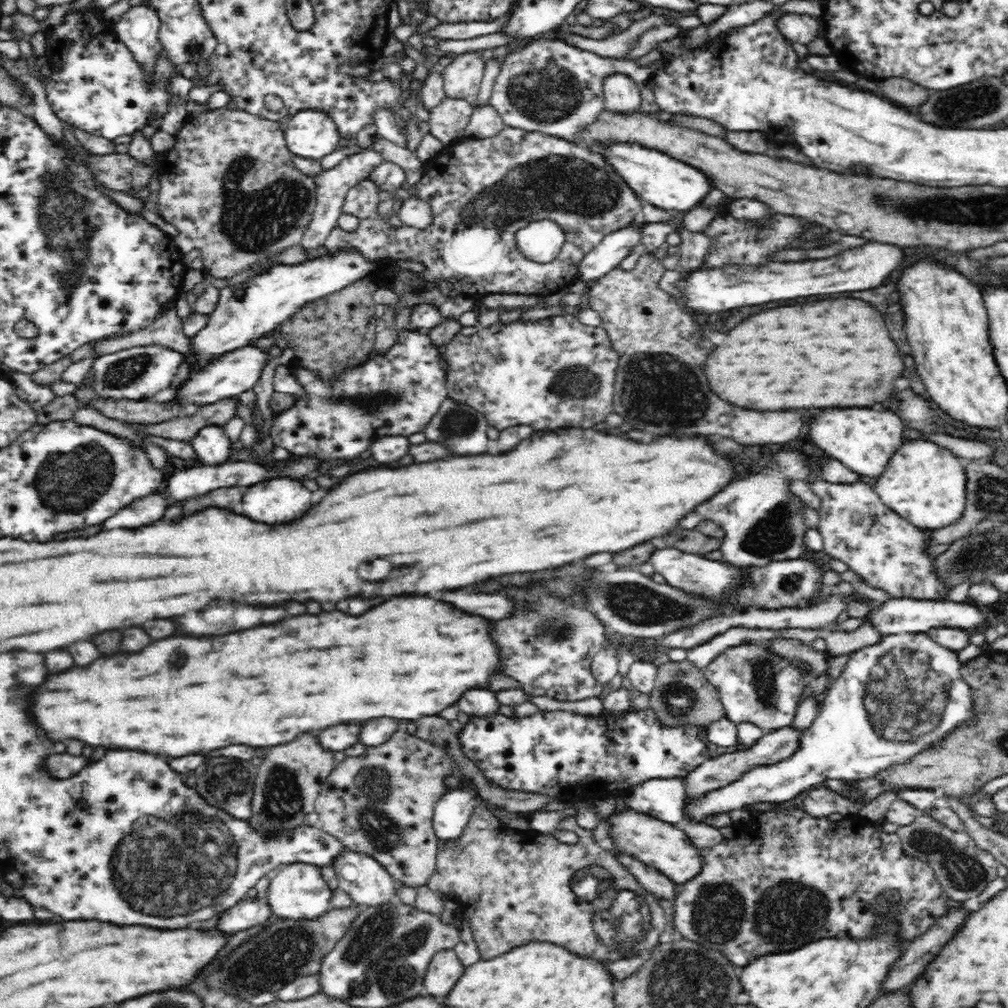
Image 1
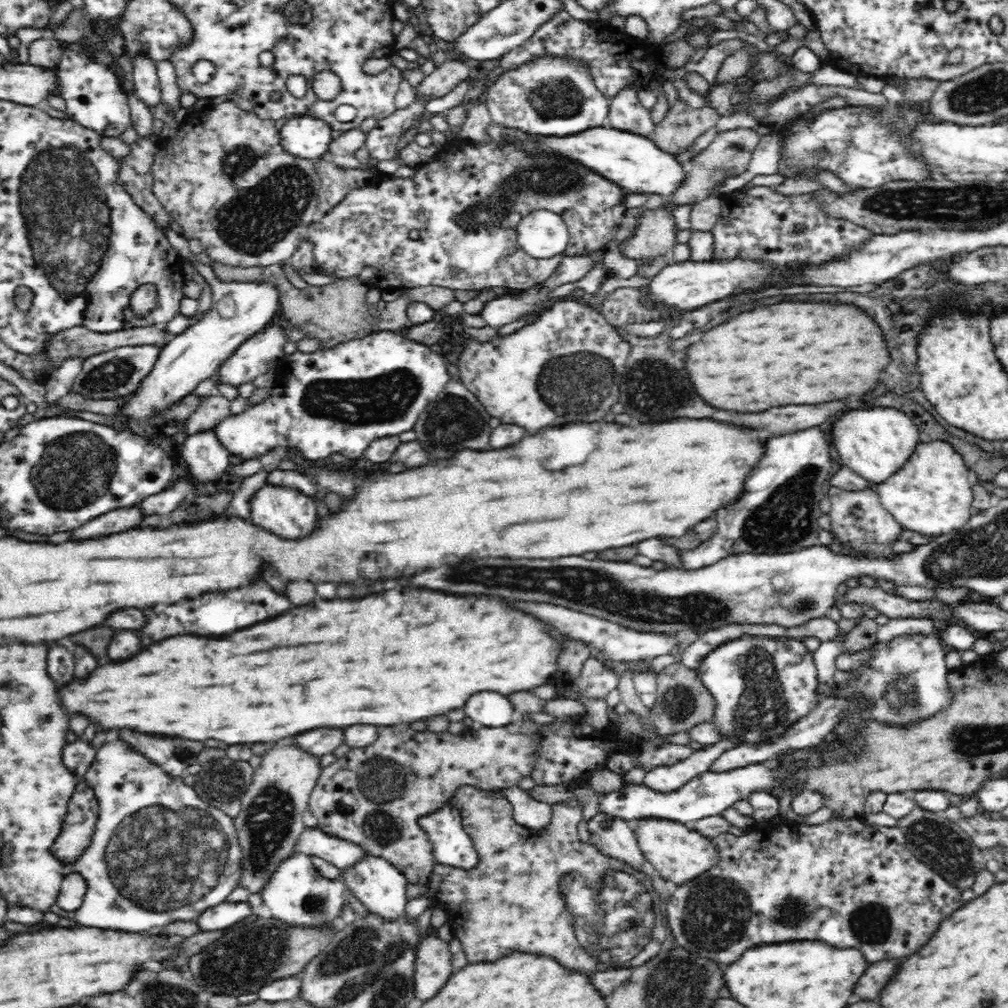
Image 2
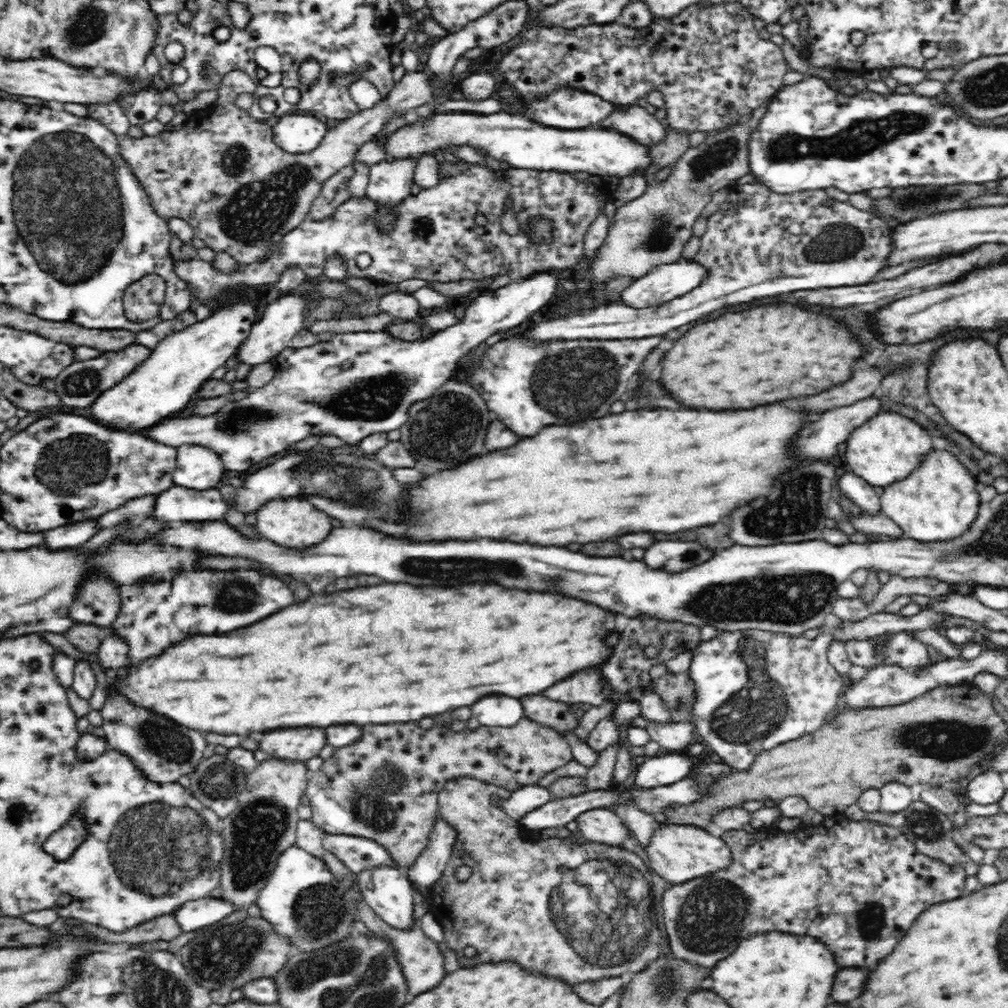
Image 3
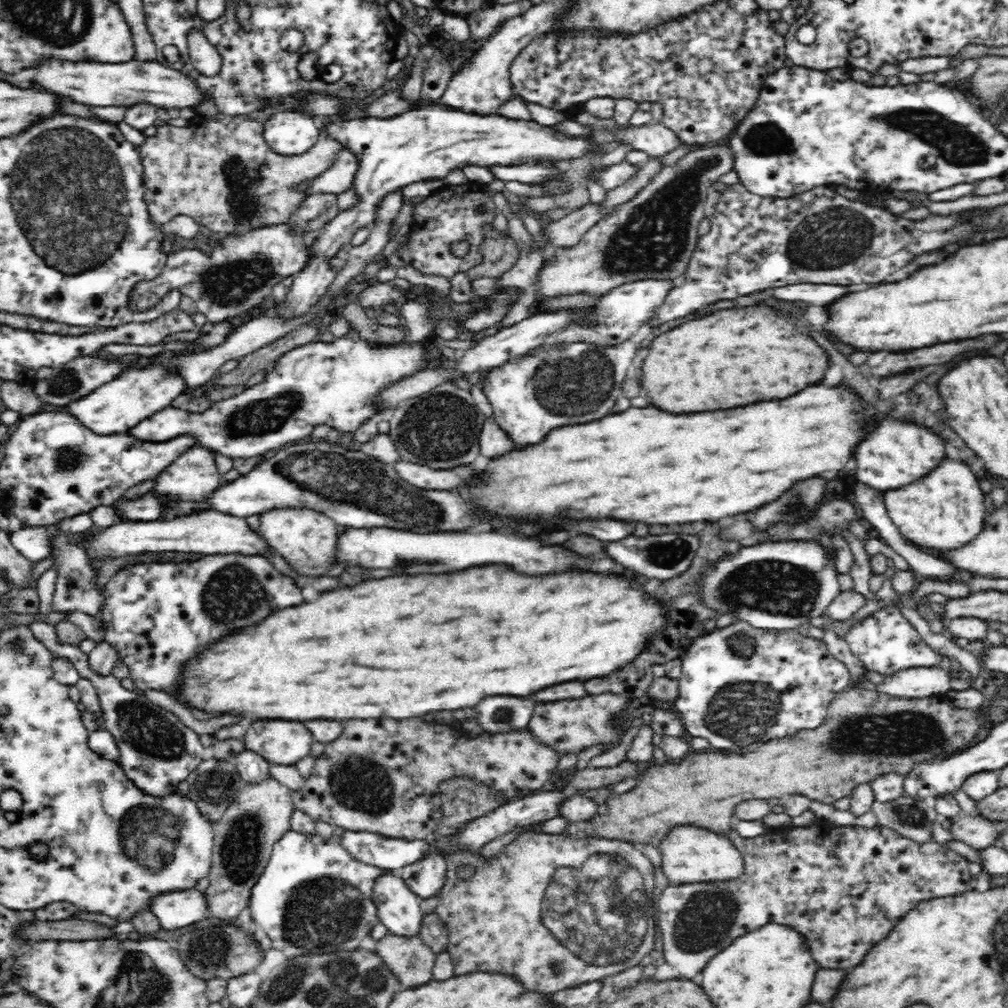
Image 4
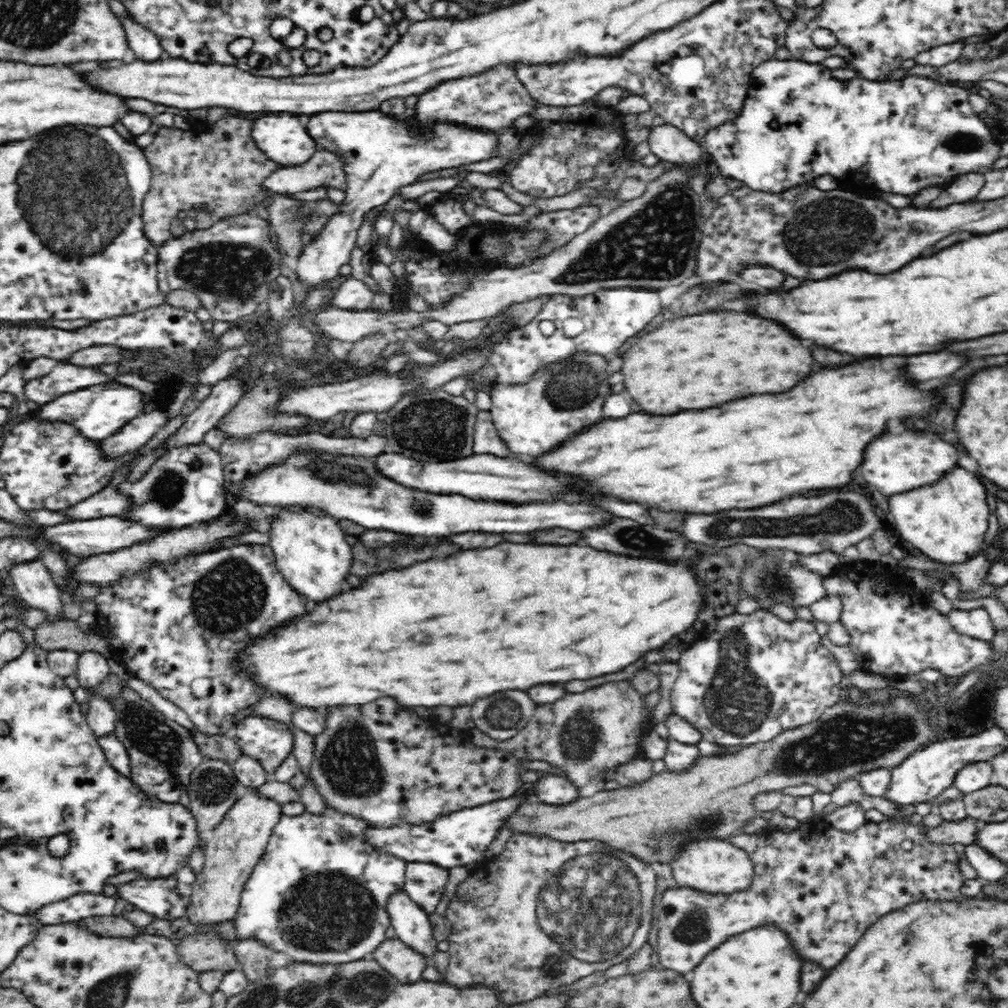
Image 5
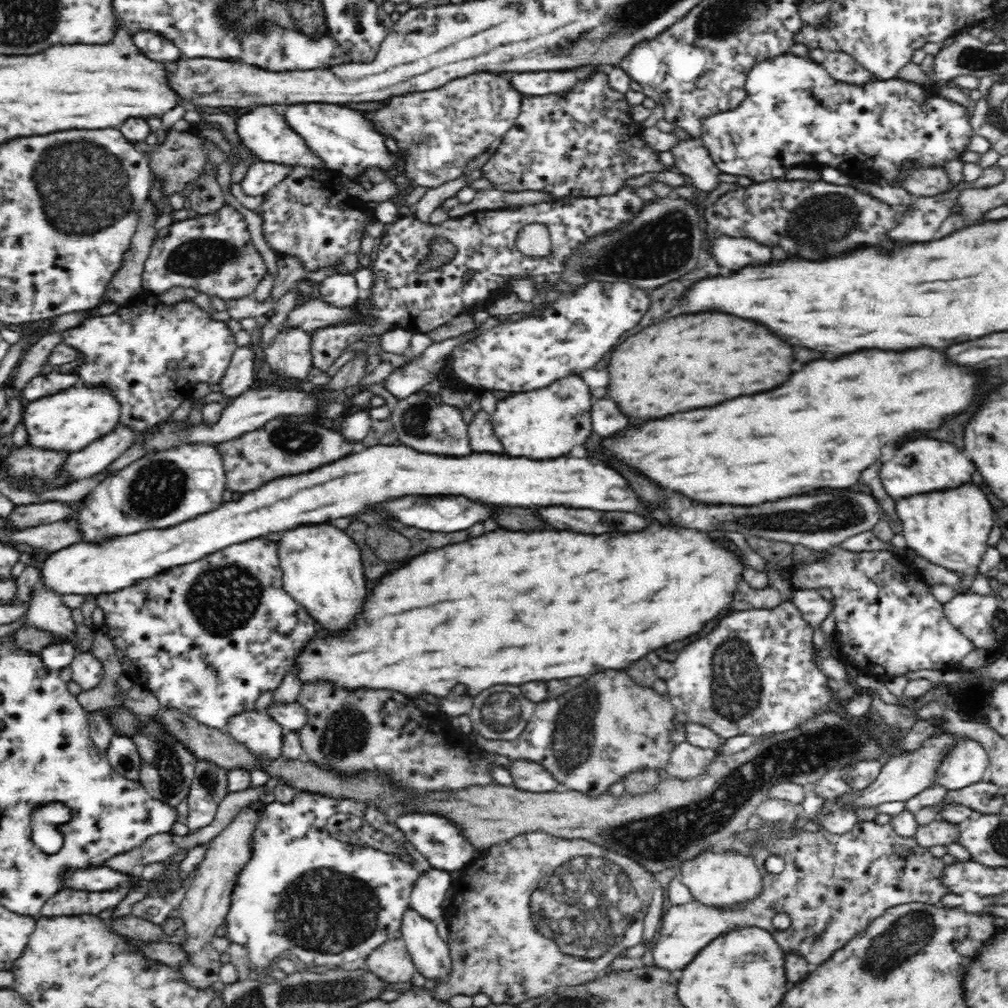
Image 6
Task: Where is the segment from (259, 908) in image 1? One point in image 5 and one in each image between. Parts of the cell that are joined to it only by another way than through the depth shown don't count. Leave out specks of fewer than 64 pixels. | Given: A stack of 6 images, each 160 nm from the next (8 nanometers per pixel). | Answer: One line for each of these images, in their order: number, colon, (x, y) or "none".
2: (218, 917)
3: (191, 915)
4: (179, 908)
5: (165, 897)

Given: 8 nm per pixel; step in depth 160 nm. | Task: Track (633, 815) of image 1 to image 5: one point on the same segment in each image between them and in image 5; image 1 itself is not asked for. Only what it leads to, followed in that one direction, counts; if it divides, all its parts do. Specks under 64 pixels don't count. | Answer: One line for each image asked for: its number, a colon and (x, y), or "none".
2: (680, 854)
3: (677, 852)
4: (691, 855)
5: (713, 866)

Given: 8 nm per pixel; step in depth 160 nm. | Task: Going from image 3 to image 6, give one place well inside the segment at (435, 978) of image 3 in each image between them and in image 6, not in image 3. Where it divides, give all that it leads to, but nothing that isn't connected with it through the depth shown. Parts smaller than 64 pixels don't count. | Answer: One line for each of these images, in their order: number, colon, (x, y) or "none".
4: (411, 961)
5: (398, 959)
6: (391, 961)

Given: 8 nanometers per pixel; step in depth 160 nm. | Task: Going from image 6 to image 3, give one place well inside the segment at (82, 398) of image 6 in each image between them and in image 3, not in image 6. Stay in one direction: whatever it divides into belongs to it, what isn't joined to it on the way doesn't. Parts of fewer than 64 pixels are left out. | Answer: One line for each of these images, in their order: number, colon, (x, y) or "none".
3: (162, 385)
4: (134, 394)
5: (98, 412)

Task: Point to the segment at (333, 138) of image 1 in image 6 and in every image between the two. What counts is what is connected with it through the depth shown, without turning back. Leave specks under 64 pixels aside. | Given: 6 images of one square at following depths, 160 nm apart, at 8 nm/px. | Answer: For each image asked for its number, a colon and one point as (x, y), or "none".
2: (304, 136)
3: (296, 133)
4: (290, 133)
5: (281, 136)
6: (266, 136)

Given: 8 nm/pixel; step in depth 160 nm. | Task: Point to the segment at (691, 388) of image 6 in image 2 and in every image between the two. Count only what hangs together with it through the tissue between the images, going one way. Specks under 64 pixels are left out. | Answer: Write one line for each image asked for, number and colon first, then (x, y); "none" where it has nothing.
2: (782, 353)
3: (742, 359)
4: (730, 358)
5: (693, 362)

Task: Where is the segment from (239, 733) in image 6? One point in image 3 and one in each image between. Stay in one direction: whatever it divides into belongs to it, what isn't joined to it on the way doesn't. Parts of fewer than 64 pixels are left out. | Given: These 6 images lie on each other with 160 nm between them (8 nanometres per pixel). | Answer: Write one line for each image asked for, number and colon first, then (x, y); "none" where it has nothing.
3: (288, 744)
4: (285, 742)
5: (267, 741)

